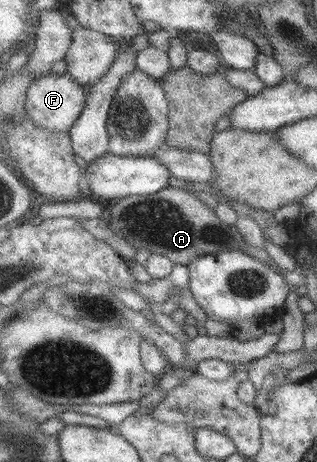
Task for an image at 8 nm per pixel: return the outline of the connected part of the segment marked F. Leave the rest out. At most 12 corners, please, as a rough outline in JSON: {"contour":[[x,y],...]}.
{"contour":[[67,72],[36,79],[26,112],[38,128],[66,133],[87,105]]}

